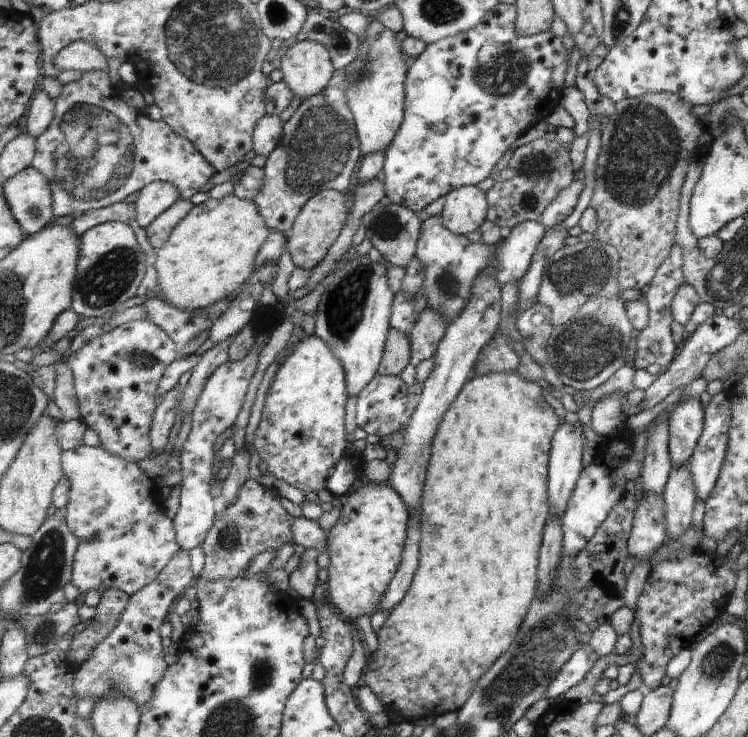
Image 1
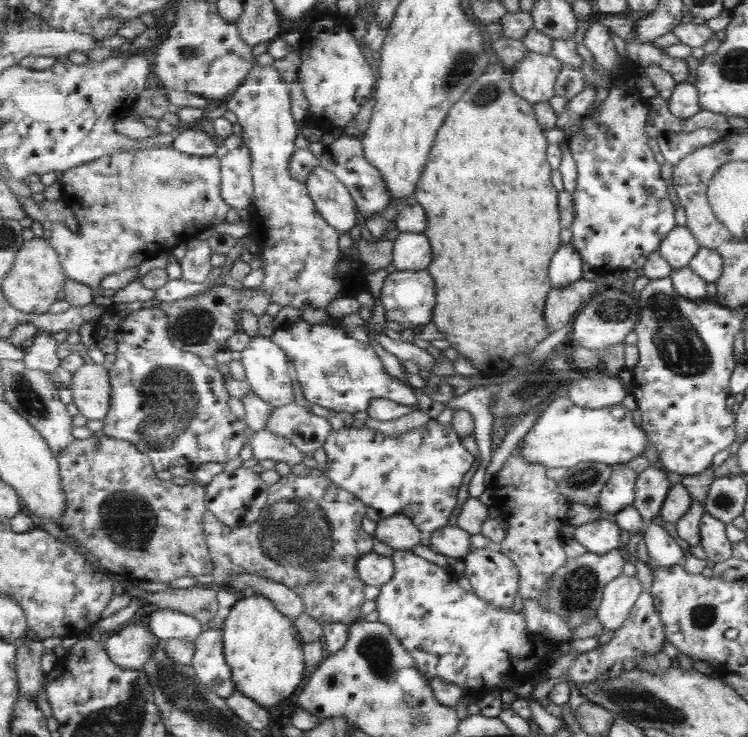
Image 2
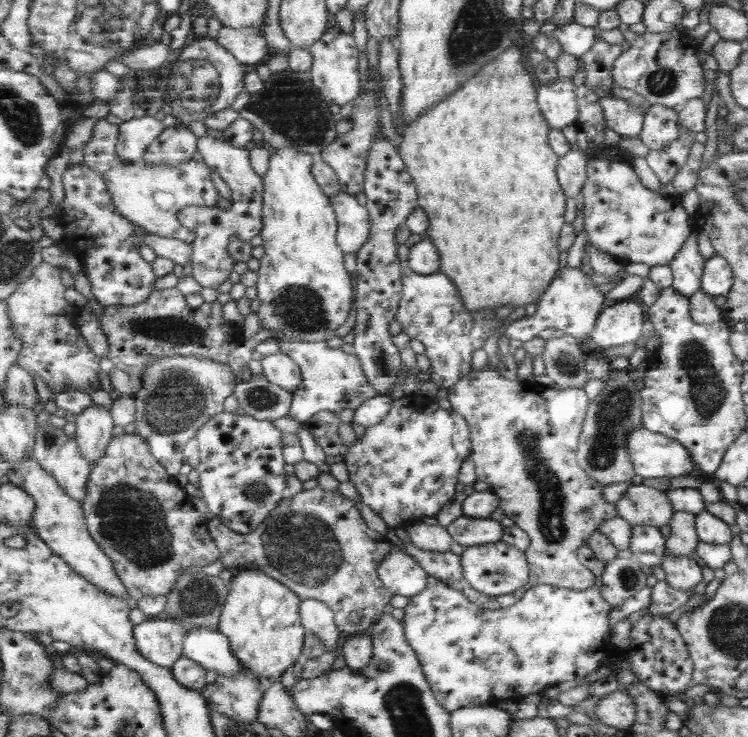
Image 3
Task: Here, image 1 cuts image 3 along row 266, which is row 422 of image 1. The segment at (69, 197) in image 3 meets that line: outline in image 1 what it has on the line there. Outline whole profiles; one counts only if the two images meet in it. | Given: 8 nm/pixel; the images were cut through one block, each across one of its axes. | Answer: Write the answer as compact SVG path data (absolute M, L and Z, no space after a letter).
M131 321L117 326L109 333L92 338L74 353L75 356L68 360L68 365L75 377L82 420L96 432L99 445L107 452L113 453L113 456L123 457L134 463L150 457L153 452L150 432L160 403L155 398L159 390L159 380L165 376L167 366L177 359L175 341L168 332L151 321Z

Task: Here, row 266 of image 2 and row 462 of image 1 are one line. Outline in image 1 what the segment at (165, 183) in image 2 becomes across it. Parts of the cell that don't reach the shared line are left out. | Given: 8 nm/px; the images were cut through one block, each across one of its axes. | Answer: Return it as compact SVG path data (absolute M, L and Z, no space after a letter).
M101 445L97 447L80 446L75 450L64 451L64 476L70 480L72 489L70 501L66 506L66 521L69 528L80 540L74 556L72 581L81 592L97 590L105 592L108 588L120 588L130 596L143 590L172 562L181 550L174 522L165 516L164 506L155 487L155 481L147 478L137 463L113 456Z

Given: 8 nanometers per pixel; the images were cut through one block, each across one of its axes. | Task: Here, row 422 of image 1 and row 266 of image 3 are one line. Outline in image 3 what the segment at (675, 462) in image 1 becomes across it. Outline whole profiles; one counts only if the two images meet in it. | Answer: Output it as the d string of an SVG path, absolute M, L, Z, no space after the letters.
M695 230L692 234L689 234L688 239L684 241L675 258L668 264L672 272L670 287L685 295L686 298L700 288L704 259L697 251L697 233L698 231Z

